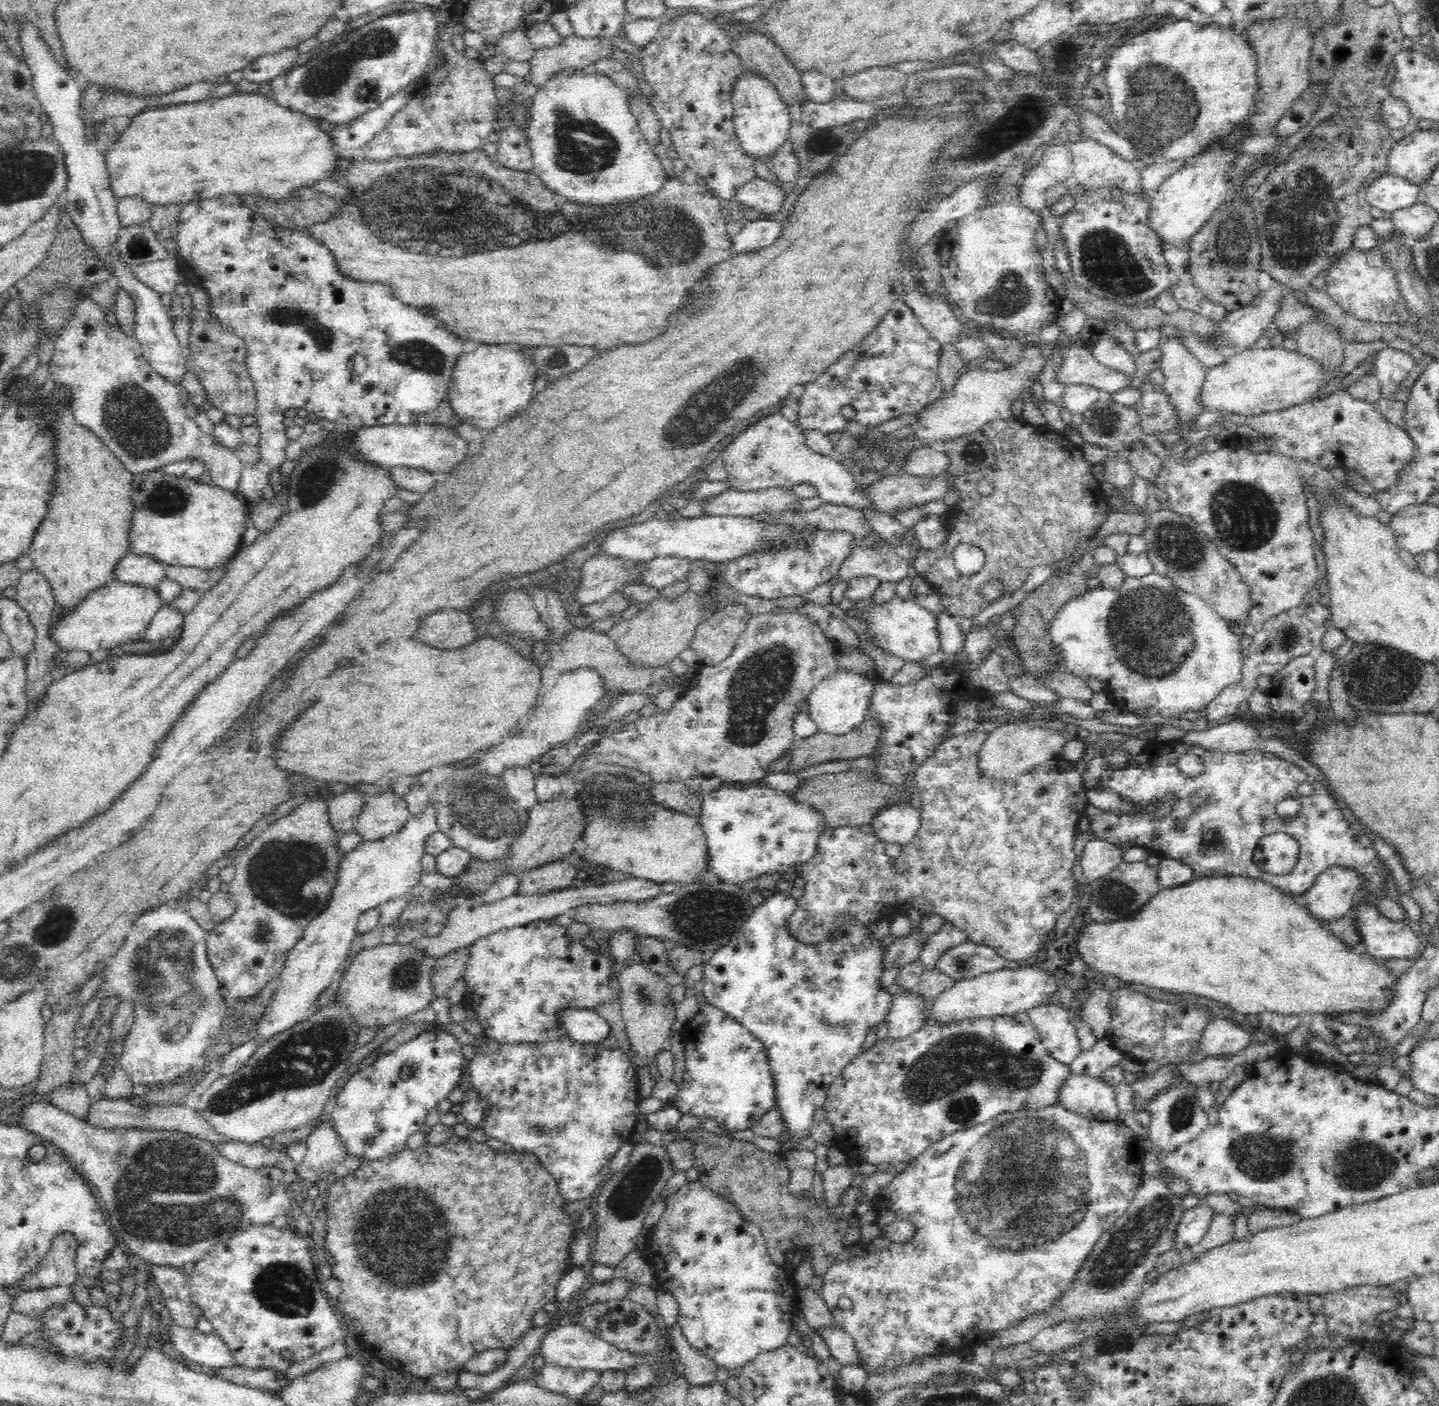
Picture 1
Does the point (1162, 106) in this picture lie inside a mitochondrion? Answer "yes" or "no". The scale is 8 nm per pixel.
yes

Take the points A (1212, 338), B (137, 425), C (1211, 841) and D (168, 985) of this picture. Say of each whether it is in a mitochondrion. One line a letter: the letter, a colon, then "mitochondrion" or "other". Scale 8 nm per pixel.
A: other
B: mitochondrion
C: mitochondrion
D: mitochondrion

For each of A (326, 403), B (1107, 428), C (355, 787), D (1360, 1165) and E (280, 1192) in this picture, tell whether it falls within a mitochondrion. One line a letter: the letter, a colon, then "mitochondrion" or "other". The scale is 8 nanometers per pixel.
A: other
B: mitochondrion
C: other
D: mitochondrion
E: other

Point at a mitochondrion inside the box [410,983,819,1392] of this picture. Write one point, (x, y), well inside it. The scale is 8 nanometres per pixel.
(625, 1199)

